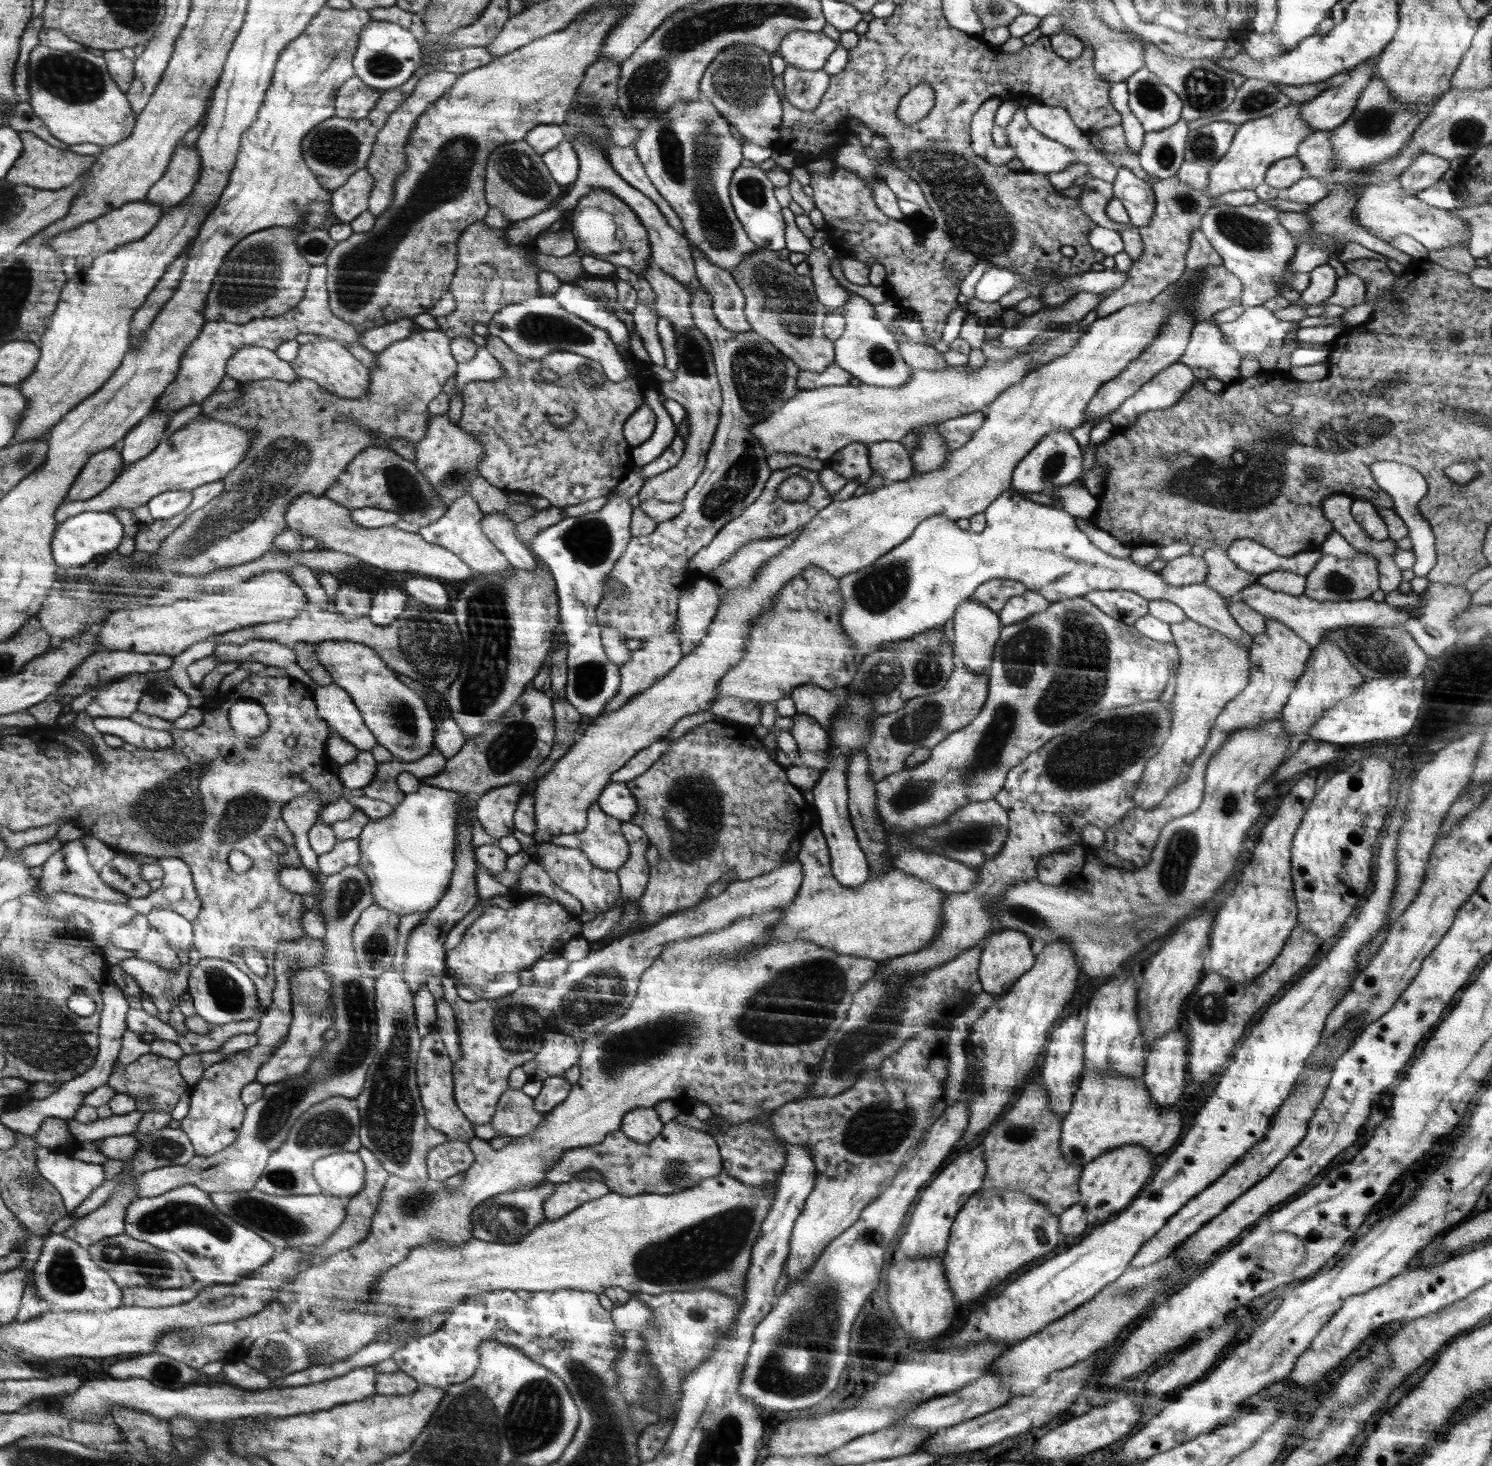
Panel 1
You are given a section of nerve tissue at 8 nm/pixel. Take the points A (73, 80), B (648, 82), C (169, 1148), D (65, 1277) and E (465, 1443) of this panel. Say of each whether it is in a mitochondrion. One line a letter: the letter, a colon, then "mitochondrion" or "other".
A: mitochondrion
B: mitochondrion
C: mitochondrion
D: mitochondrion
E: mitochondrion

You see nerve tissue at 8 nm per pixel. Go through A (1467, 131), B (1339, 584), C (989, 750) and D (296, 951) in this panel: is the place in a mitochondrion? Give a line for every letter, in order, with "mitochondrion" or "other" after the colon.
A: mitochondrion
B: mitochondrion
C: mitochondrion
D: other

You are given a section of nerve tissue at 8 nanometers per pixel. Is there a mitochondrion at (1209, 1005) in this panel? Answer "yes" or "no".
yes

